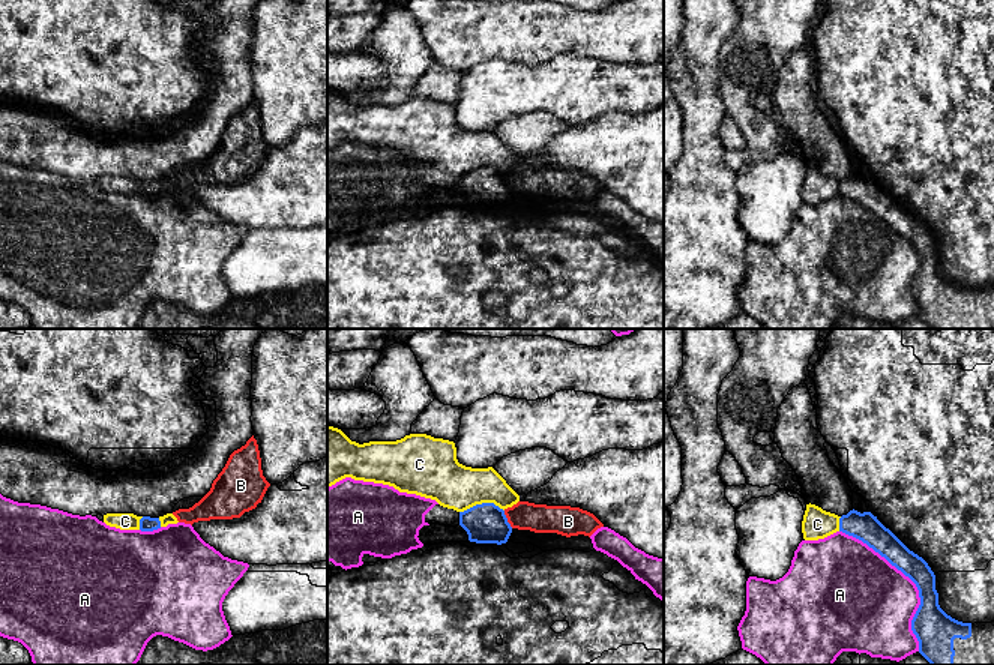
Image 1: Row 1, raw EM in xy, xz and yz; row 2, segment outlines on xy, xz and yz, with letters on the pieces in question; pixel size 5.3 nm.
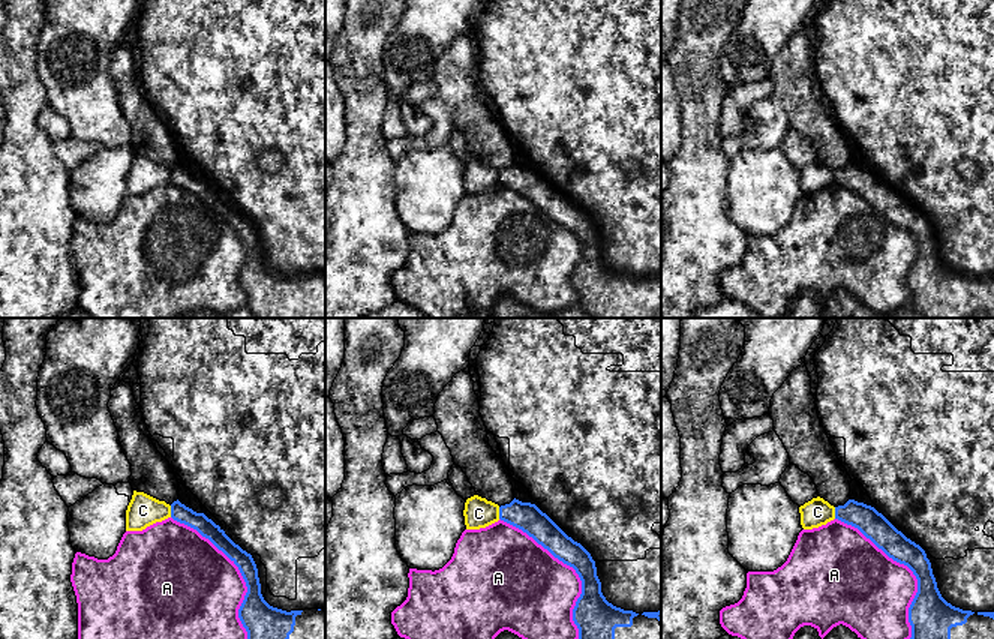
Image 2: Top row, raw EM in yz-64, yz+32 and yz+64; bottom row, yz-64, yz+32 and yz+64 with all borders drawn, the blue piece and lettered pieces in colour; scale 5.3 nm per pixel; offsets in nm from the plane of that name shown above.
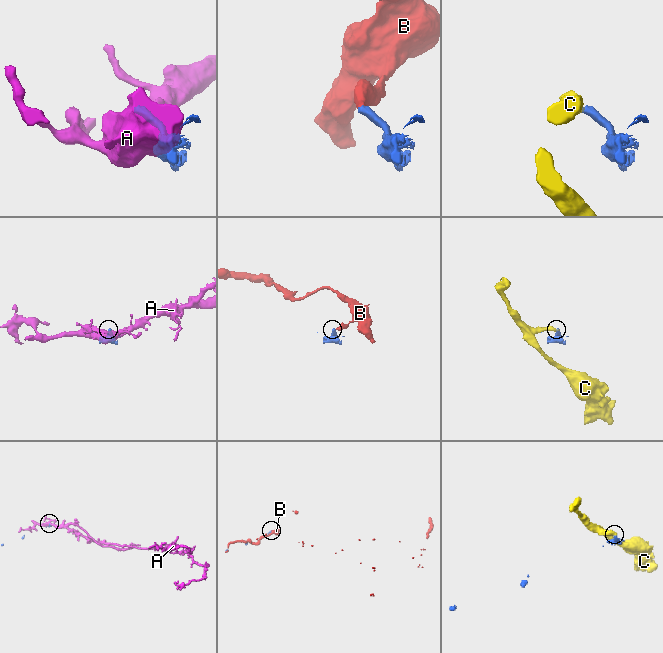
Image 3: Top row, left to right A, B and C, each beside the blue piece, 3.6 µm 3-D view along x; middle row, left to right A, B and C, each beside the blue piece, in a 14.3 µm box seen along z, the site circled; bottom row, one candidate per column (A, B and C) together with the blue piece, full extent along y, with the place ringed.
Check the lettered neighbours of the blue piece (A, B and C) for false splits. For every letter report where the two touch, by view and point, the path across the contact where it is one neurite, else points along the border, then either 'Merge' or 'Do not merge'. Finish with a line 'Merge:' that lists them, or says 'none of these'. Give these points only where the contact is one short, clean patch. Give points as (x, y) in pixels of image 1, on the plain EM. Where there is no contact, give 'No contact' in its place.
A: Touches blue at yz (910, 242). Do not merge
B: Touches blue at xz (506, 183). Boundary: xz (503, 174), (512, 191). Do not merge
C: Touches blue at xz (482, 167). Boundary: xz (503, 173), (493, 167), (476, 167), (460, 176). Do not merge
Merge: none of these

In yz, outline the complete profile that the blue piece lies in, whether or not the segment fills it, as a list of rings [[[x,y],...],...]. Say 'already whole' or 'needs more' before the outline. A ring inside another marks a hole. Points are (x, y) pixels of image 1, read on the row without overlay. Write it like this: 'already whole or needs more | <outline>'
needs more | [[[850,174],[839,182],[839,195],[853,200],[908,240],[919,254],[920,269],[911,284],[919,317],[931,329],[994,329],[994,285],[962,287],[938,269],[935,239],[871,176]]]

